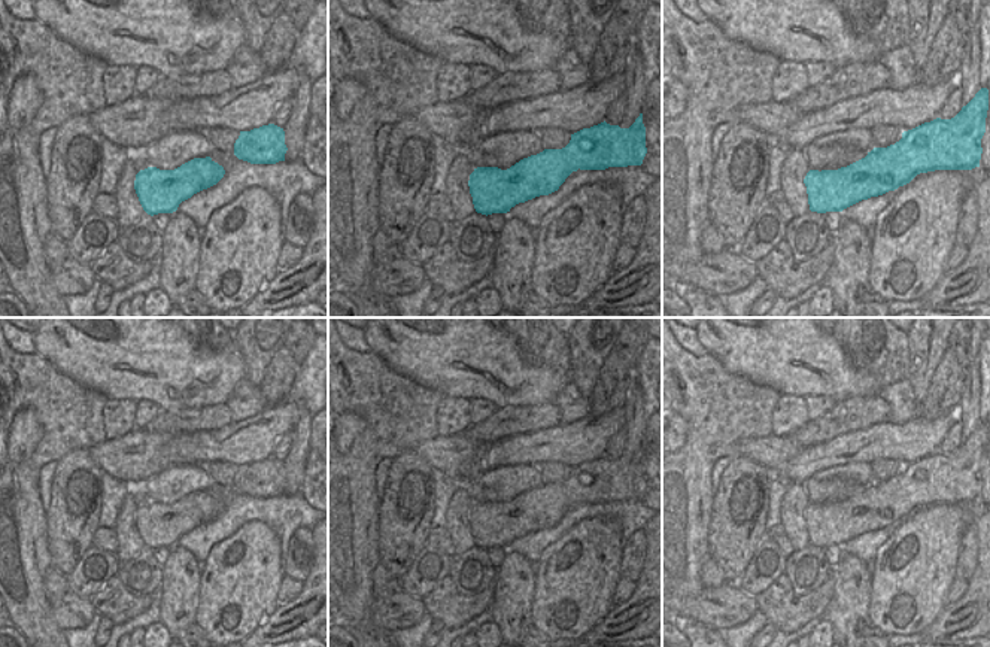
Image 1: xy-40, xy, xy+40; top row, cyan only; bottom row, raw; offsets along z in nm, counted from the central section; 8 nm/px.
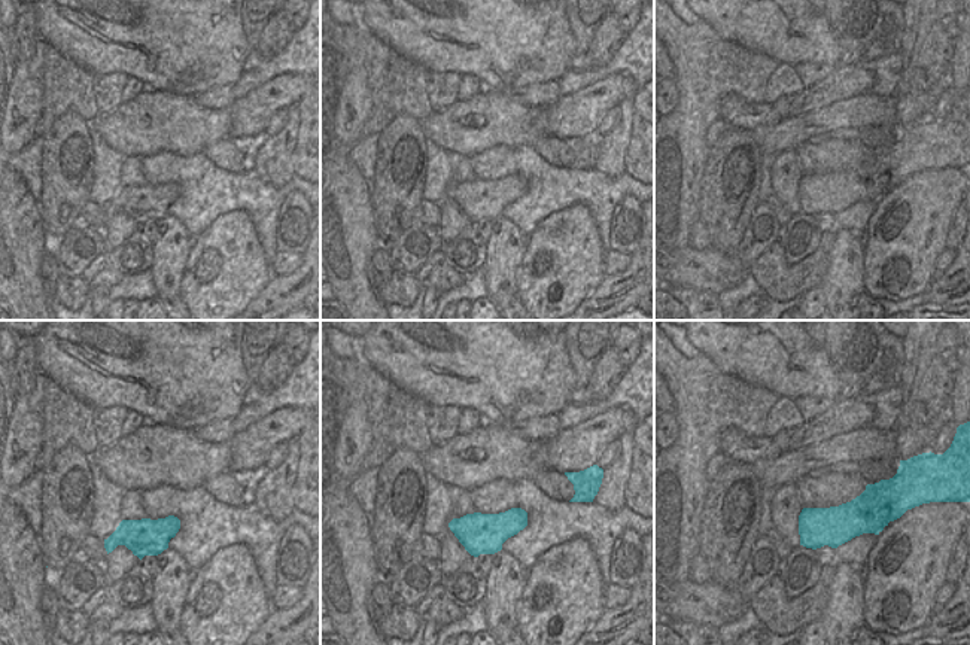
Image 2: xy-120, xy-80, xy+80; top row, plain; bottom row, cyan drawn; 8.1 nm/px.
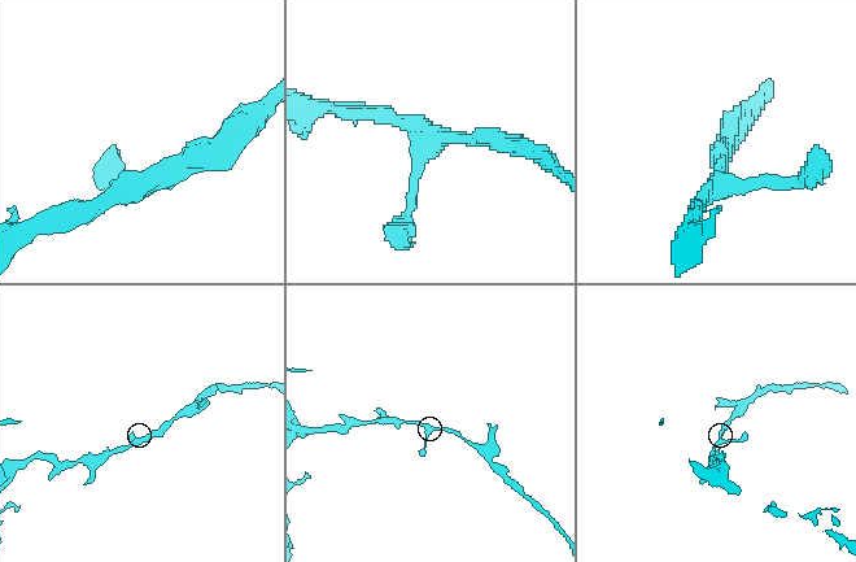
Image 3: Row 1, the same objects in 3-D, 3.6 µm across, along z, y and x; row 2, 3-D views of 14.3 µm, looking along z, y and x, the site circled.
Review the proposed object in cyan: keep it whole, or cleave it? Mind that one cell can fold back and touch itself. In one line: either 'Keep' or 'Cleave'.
Keep

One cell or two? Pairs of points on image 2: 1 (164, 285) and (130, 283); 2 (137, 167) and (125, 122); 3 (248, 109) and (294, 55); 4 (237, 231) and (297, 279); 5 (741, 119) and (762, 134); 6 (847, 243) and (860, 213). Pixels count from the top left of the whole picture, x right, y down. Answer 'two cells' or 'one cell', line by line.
1: two cells
2: two cells
3: two cells
4: two cells
5: two cells
6: two cells

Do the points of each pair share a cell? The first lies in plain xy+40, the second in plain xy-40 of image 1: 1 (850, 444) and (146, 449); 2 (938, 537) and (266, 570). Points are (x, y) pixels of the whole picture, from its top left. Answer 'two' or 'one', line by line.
1: two
2: one

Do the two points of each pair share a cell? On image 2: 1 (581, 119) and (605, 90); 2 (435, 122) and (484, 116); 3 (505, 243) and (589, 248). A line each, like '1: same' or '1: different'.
1: same
2: same
3: different

